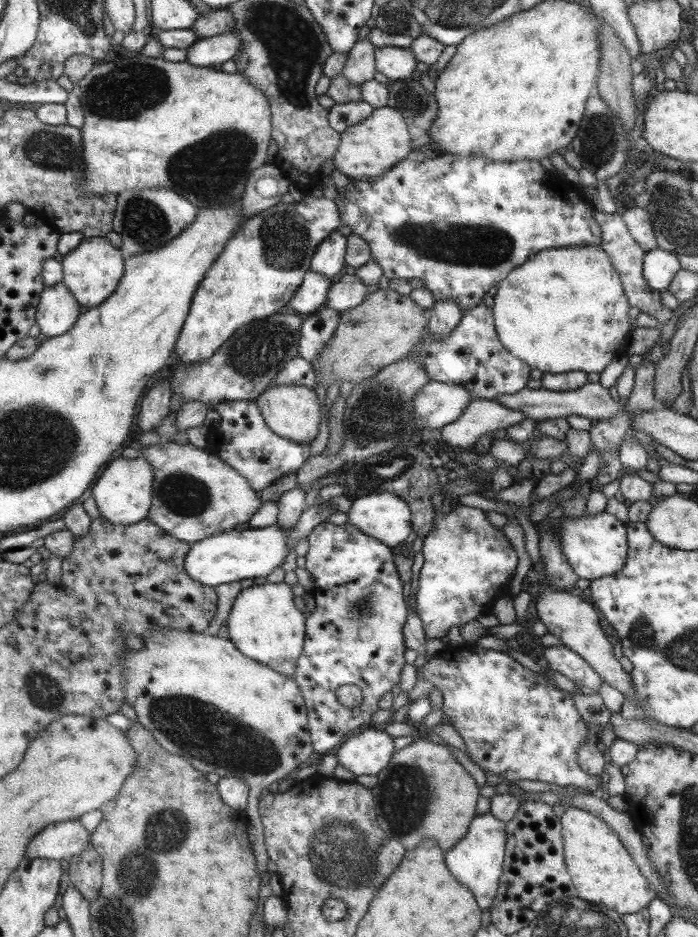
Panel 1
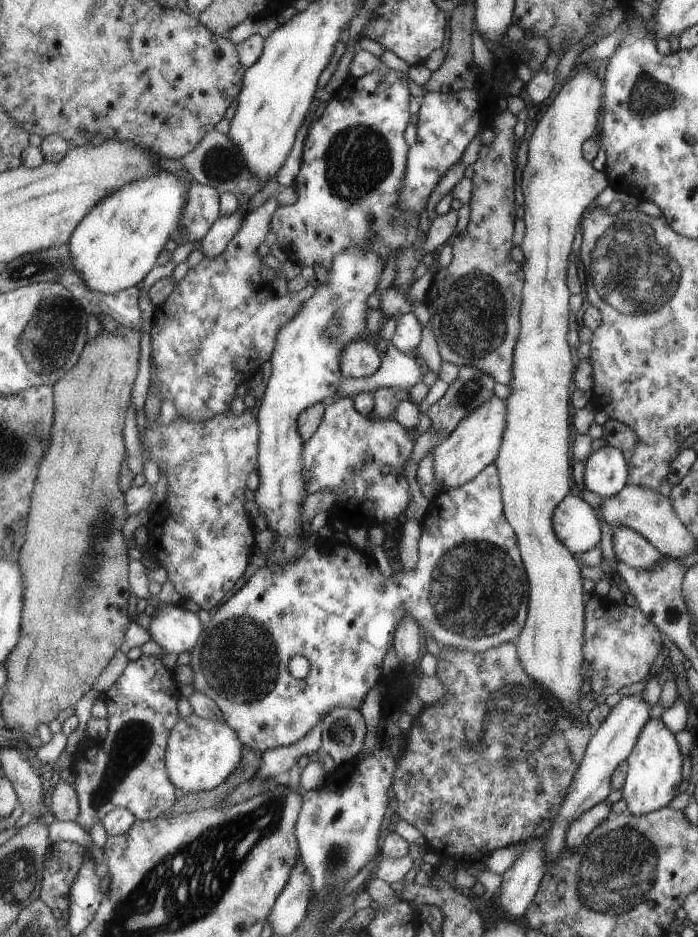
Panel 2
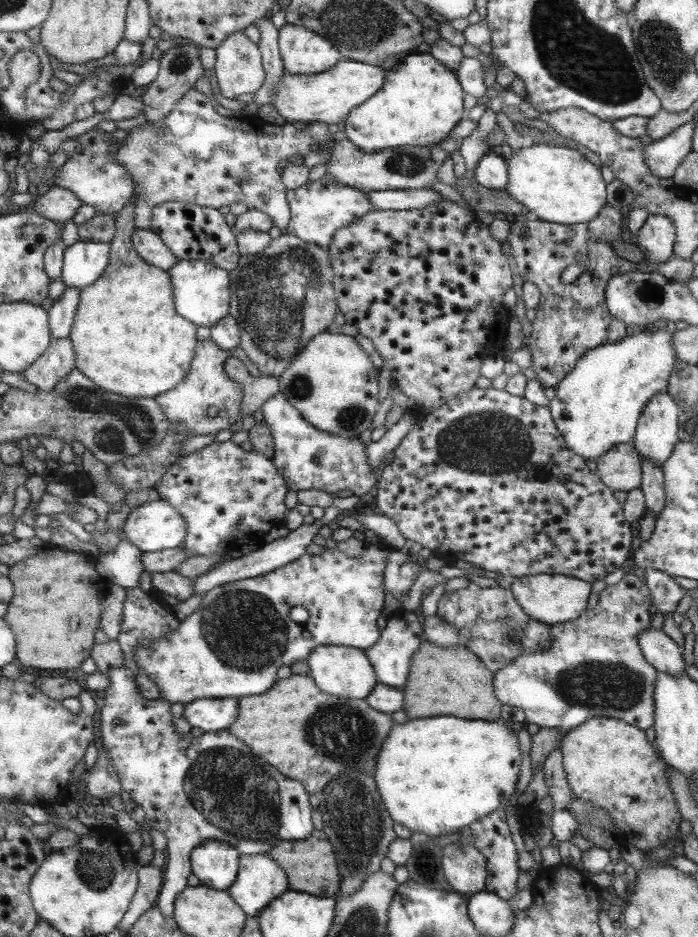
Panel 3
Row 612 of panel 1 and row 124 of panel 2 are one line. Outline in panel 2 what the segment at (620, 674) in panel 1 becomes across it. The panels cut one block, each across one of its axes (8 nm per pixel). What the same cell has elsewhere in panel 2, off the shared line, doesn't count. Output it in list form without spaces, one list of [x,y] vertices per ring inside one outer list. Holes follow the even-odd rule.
[[[595,63],[590,64],[591,66],[585,66],[583,70],[576,70],[576,73],[573,76],[569,76],[565,84],[562,84],[561,88],[557,92],[555,98],[546,112],[541,115],[539,121],[537,122],[531,137],[528,139],[528,151],[527,151],[527,160],[524,166],[522,176],[521,176],[521,188],[522,194],[524,196],[523,208],[524,208],[524,237],[522,243],[520,244],[524,259],[521,262],[521,268],[524,272],[524,284],[523,284],[523,302],[520,305],[520,333],[517,335],[515,348],[512,352],[512,380],[509,381],[508,387],[510,390],[509,395],[504,399],[506,404],[506,415],[505,415],[505,426],[504,432],[501,435],[500,448],[496,454],[496,460],[493,462],[499,471],[500,477],[500,497],[505,498],[505,518],[509,518],[509,522],[513,522],[513,530],[517,530],[517,542],[521,542],[521,552],[520,557],[525,558],[524,570],[529,570],[529,578],[527,580],[527,601],[526,605],[527,610],[527,620],[524,621],[524,628],[521,629],[519,636],[515,642],[517,646],[517,656],[520,659],[522,667],[524,668],[526,674],[529,674],[534,681],[537,681],[541,686],[544,686],[546,689],[549,689],[552,692],[554,697],[557,697],[562,704],[562,707],[568,712],[568,715],[572,719],[584,719],[584,715],[581,710],[578,708],[578,700],[581,698],[577,688],[581,686],[583,678],[581,676],[581,663],[583,662],[583,642],[581,640],[581,634],[584,634],[583,628],[583,592],[581,592],[581,576],[579,576],[579,566],[575,562],[575,558],[571,556],[571,553],[564,547],[560,542],[560,539],[555,534],[555,526],[552,524],[552,514],[555,512],[556,506],[559,504],[560,500],[567,496],[569,492],[569,456],[567,456],[567,442],[571,442],[567,430],[569,430],[569,384],[571,384],[571,378],[573,378],[573,358],[571,358],[571,350],[567,346],[567,340],[565,340],[565,332],[567,332],[567,298],[569,298],[568,286],[565,286],[565,268],[567,268],[567,256],[569,255],[569,248],[571,248],[571,240],[573,240],[573,234],[577,230],[577,222],[580,222],[579,216],[581,216],[587,208],[590,206],[592,200],[606,187],[608,186],[607,175],[603,171],[597,171],[591,167],[590,163],[587,162],[582,154],[582,146],[593,134],[595,130],[595,124],[597,124],[597,112],[599,112],[599,106],[601,106],[601,82],[595,78]]]

